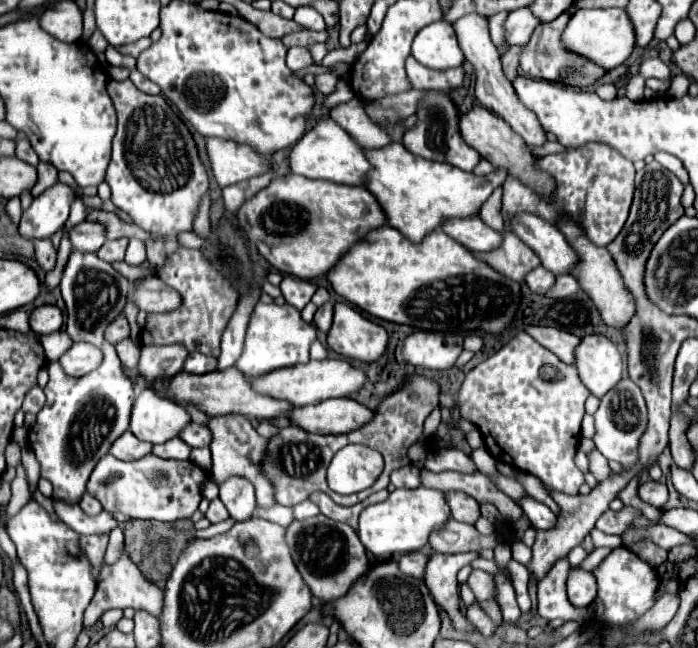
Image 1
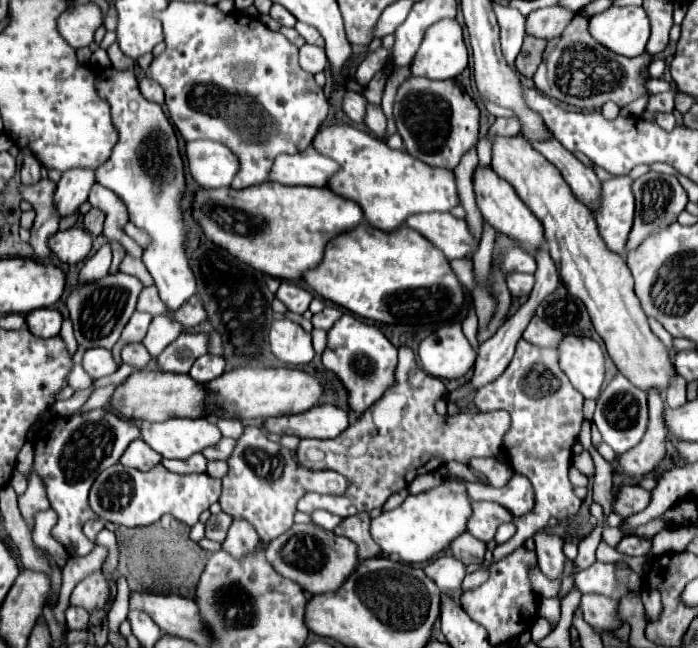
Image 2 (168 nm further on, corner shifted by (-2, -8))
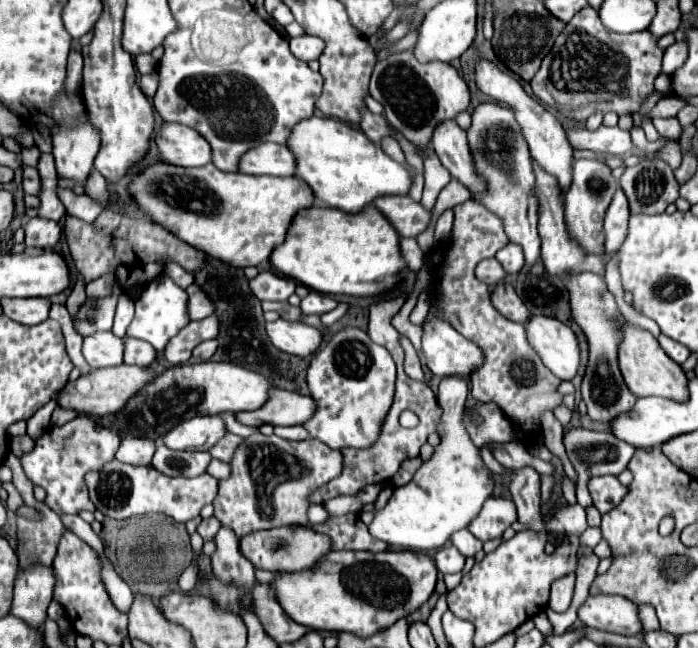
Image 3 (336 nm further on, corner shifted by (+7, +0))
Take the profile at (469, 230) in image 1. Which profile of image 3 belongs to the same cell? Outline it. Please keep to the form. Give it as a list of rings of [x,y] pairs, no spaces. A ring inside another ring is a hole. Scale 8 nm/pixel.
[[[385,196],[385,200],[377,200],[375,206],[399,230],[399,236],[405,238],[417,238],[431,224],[431,212],[409,196]]]

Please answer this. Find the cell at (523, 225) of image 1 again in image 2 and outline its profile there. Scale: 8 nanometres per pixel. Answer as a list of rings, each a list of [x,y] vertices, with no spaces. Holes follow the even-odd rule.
[[[476,166],[476,170],[474,170],[474,192],[476,192],[478,208],[490,226],[494,226],[496,230],[516,238],[522,244],[522,248],[528,252],[534,252],[546,244],[540,220],[526,208],[526,204],[520,200],[516,190],[506,180],[500,180],[500,176],[490,166],[486,166],[486,168]]]

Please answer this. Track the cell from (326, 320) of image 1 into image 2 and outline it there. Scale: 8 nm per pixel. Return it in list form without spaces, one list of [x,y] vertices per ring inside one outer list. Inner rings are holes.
[[[326,306],[322,312],[312,316],[312,324],[314,328],[322,328],[322,330],[330,330],[340,318],[342,318],[344,310],[338,306]]]

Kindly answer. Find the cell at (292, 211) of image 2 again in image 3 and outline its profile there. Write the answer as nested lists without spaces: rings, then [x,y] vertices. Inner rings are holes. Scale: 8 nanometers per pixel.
[[[155,164],[143,170],[139,176],[135,176],[129,188],[135,200],[139,202],[141,210],[145,210],[165,230],[173,232],[193,248],[207,252],[213,258],[225,260],[227,264],[233,264],[237,268],[259,266],[269,262],[271,252],[285,242],[285,236],[293,224],[295,214],[299,210],[311,208],[315,200],[309,184],[305,184],[297,176],[277,178],[277,176],[249,176],[241,172],[235,174],[235,172],[221,172],[213,164],[207,164],[205,168]]]

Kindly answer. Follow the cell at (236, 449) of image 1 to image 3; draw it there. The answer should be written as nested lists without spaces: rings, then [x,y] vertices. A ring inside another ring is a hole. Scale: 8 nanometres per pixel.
[[[255,432],[243,440],[231,458],[231,476],[219,482],[219,492],[213,500],[215,516],[221,524],[231,526],[239,538],[265,528],[283,524],[307,522],[307,496],[321,484],[327,484],[341,474],[341,452],[319,440],[301,440],[295,446],[279,436],[263,436]],[[267,508],[267,518],[261,510]]]

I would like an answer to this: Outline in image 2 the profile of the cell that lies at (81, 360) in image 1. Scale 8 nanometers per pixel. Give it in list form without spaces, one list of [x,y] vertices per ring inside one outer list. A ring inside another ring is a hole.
[[[92,348],[86,350],[82,360],[84,370],[90,374],[90,378],[102,378],[108,374],[114,374],[118,370],[118,364],[112,358],[112,352],[108,348]]]

